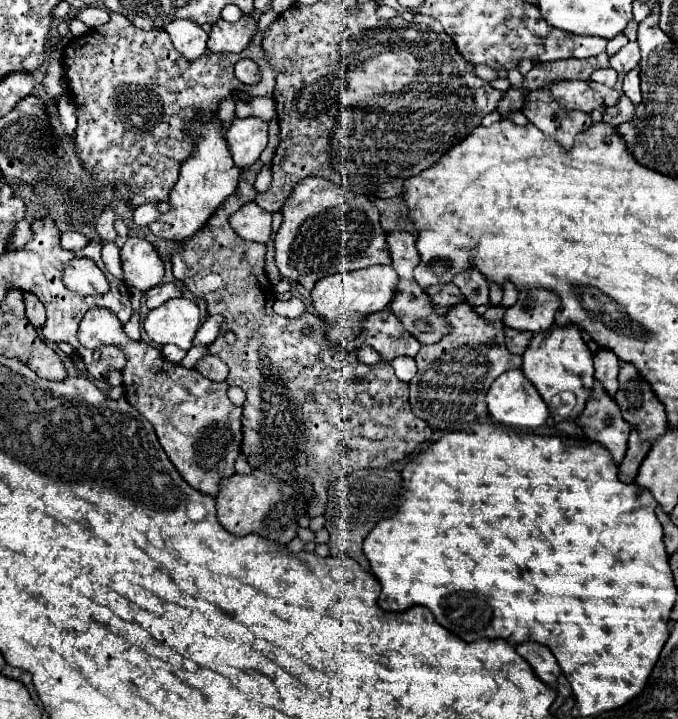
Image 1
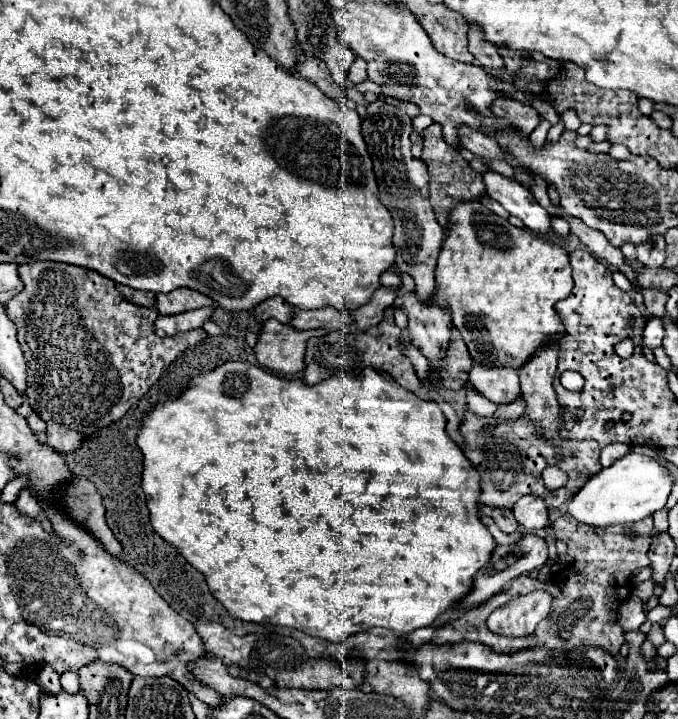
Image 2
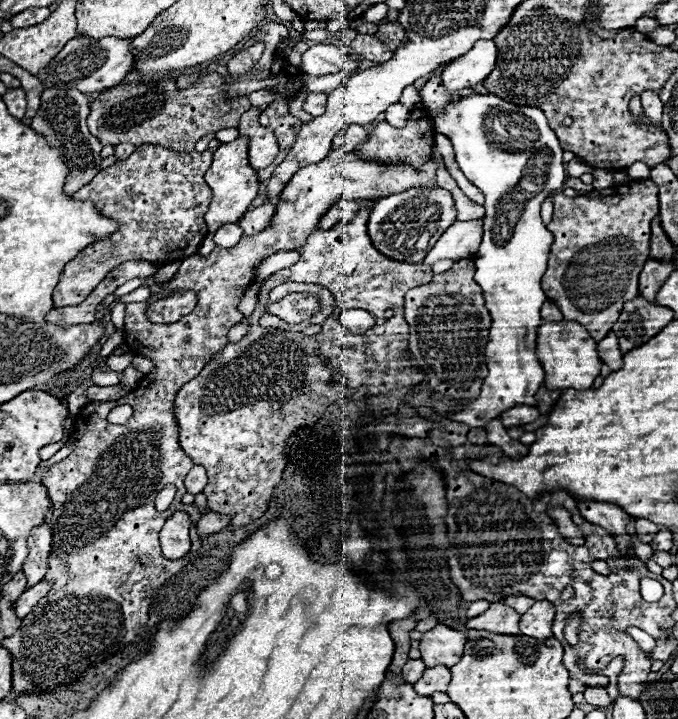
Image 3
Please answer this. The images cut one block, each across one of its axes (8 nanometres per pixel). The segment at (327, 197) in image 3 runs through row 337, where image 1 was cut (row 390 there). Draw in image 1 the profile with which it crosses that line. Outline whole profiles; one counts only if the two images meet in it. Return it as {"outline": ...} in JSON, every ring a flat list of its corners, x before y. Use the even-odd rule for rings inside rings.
{"outline":[[92,308,86,312,84,320,80,322,80,330,78,330,78,340,84,348,96,350,98,346,104,344,118,344,124,348,126,356,128,356,128,364,122,370,124,376,124,392,126,392,126,400,154,426,156,436,162,444,162,448,166,450,170,462,176,466,176,470,180,472,180,476,196,490,216,496,218,494,218,482,226,476,234,474,234,462,240,456,240,444,242,444,242,408,234,406,228,396,228,384,226,382,212,382,208,378,204,378,198,370,194,368,184,368,180,364,168,362,164,360,162,352,146,342,134,342,126,332,124,326,118,318,114,318,112,312,108,312,106,308]]}

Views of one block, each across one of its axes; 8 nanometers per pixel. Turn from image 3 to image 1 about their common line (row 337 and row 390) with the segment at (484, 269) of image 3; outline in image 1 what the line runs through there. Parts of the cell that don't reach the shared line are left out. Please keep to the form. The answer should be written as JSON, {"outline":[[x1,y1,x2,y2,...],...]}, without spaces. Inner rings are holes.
{"outline":[[508,370,500,378,496,378,486,394,486,404,490,416,514,430,534,430,542,426,548,420,548,406,542,400,542,396,536,392,536,388,528,382,528,378,522,376,520,370]]}

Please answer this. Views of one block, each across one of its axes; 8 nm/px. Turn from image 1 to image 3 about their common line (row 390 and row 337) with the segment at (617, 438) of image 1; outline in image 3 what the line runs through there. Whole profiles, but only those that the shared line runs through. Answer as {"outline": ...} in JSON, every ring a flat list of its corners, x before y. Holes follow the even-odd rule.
{"outline":[[652,180,614,184,608,190,592,190,576,198,564,194,554,196,554,214,548,224,548,230,554,234,554,244,548,256,548,270,542,278,542,290,562,310,564,320,580,322,596,342,612,332,624,302,630,302,638,294,638,274,648,260,650,222,658,216,658,208,658,186]]}

